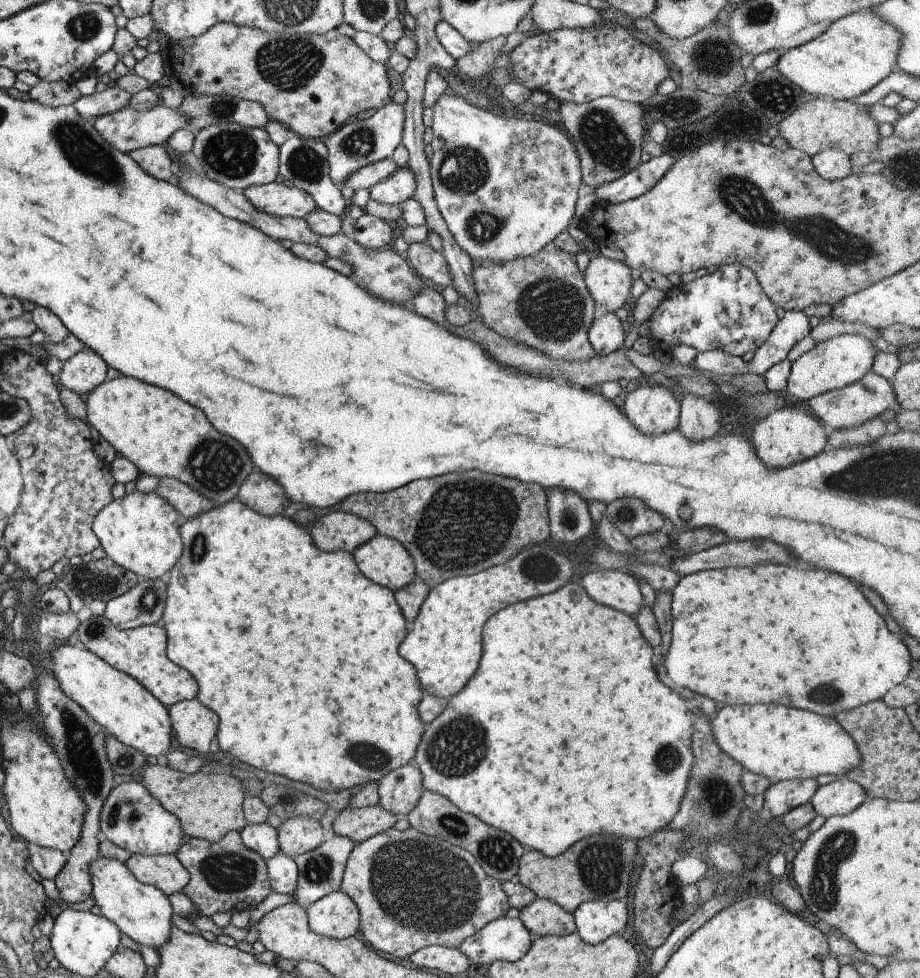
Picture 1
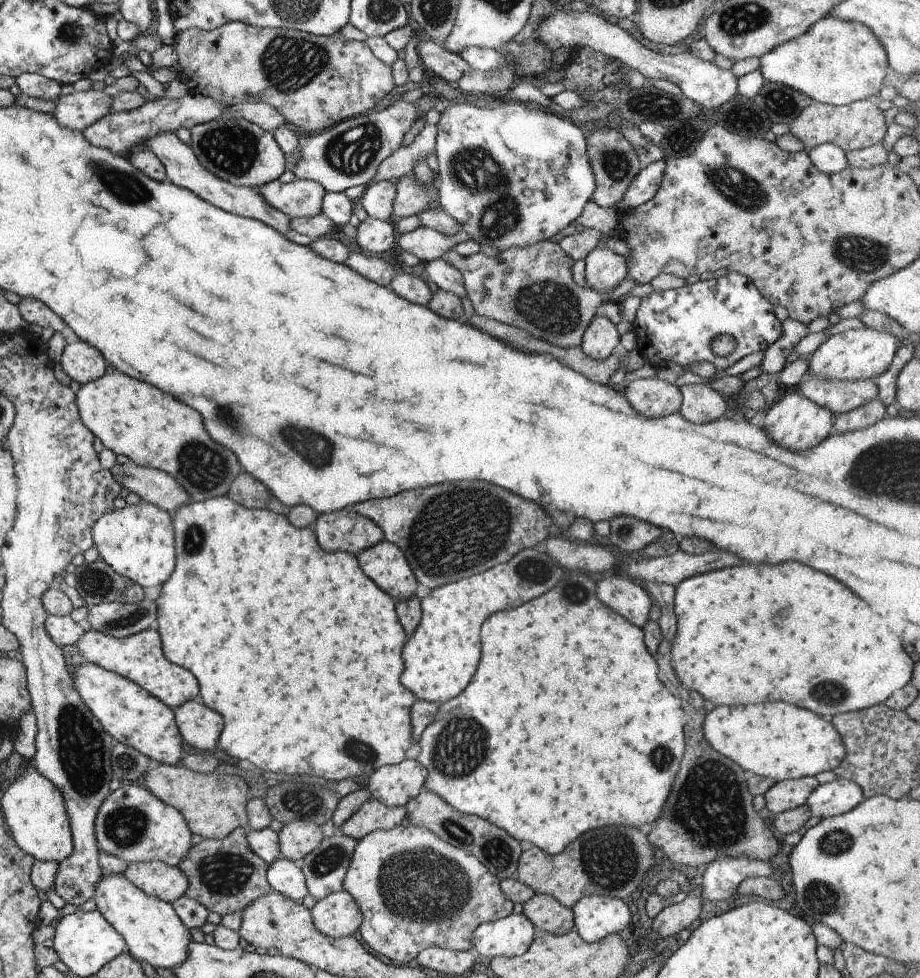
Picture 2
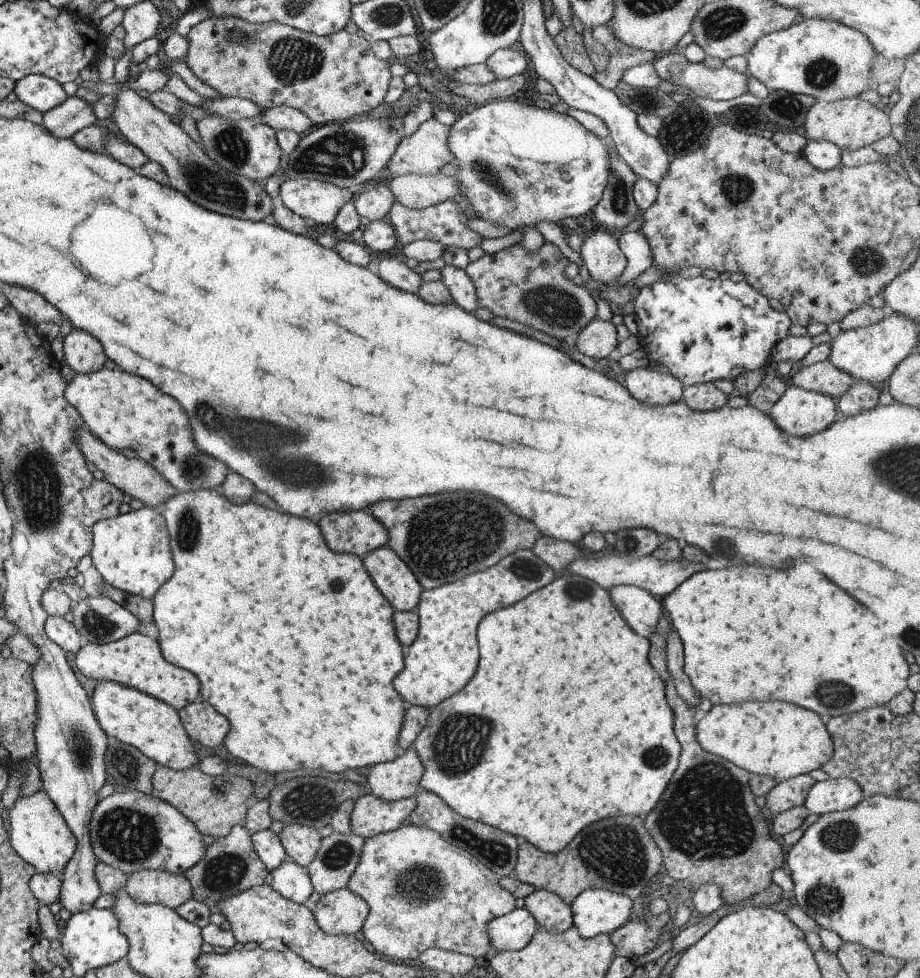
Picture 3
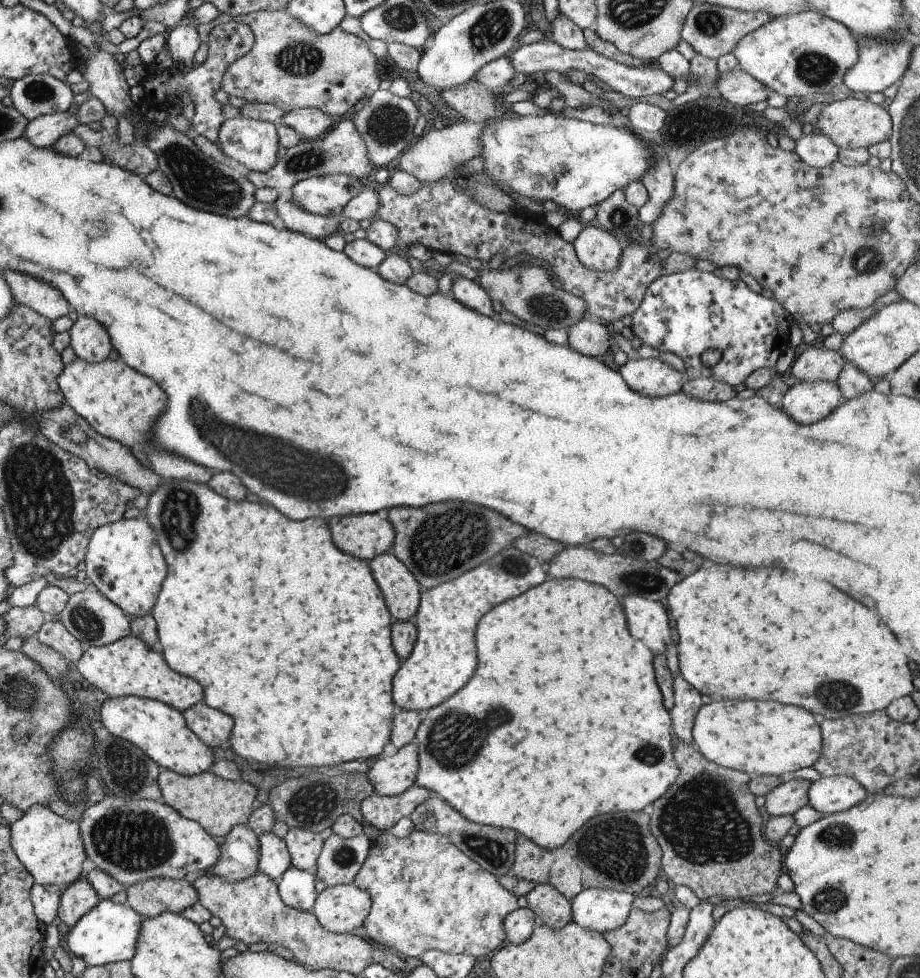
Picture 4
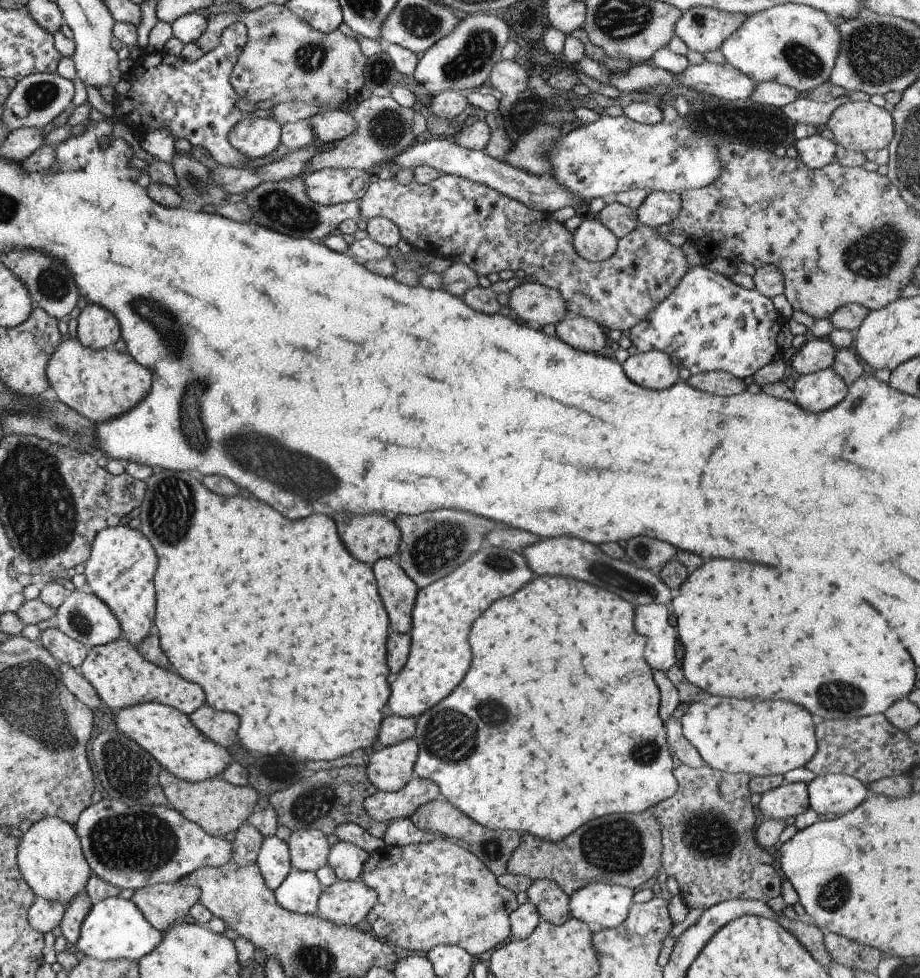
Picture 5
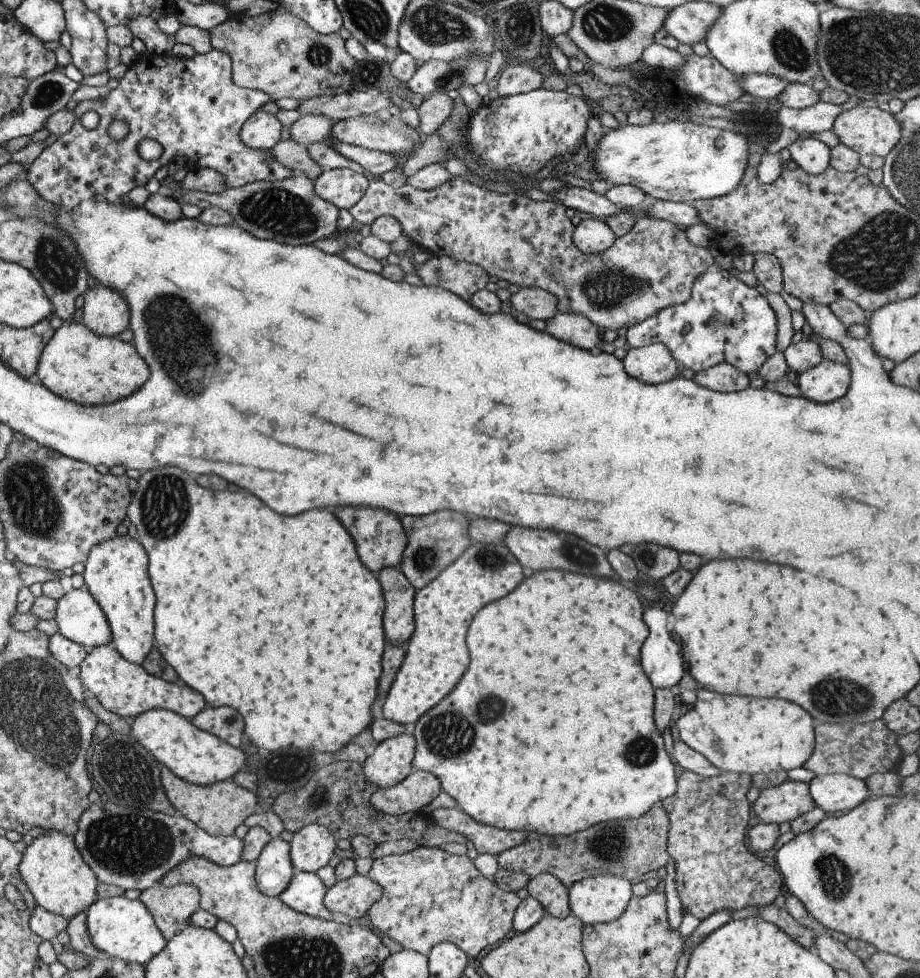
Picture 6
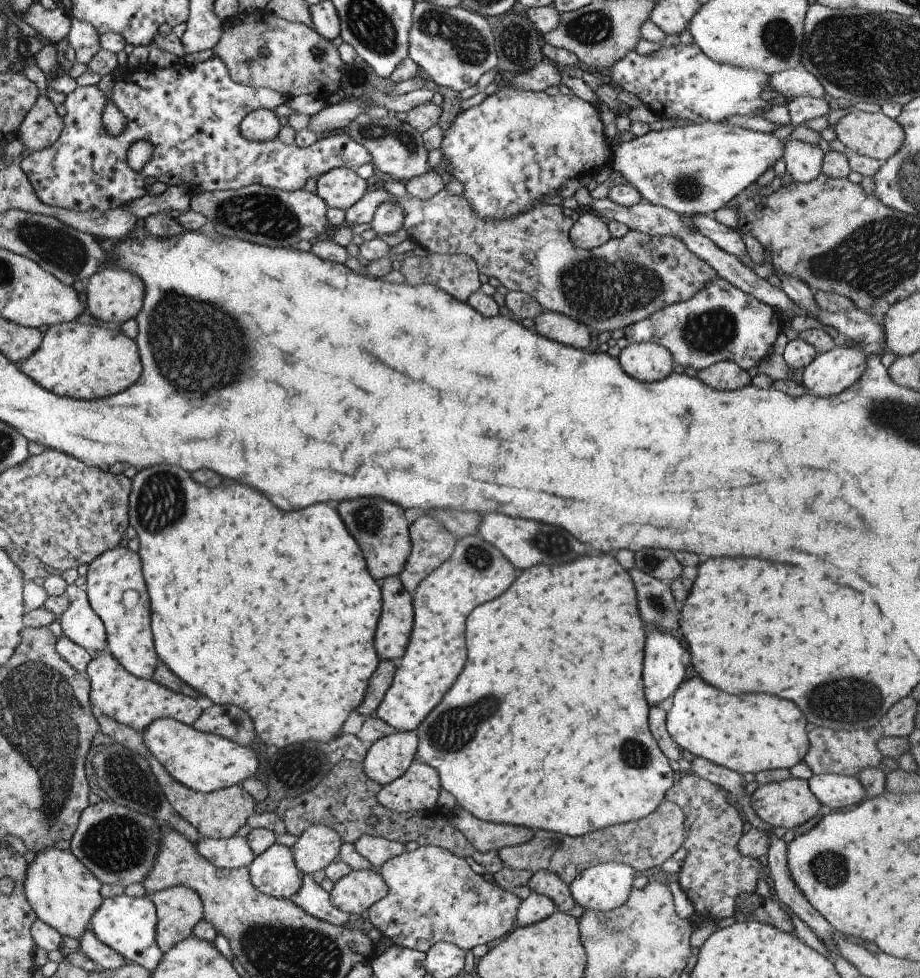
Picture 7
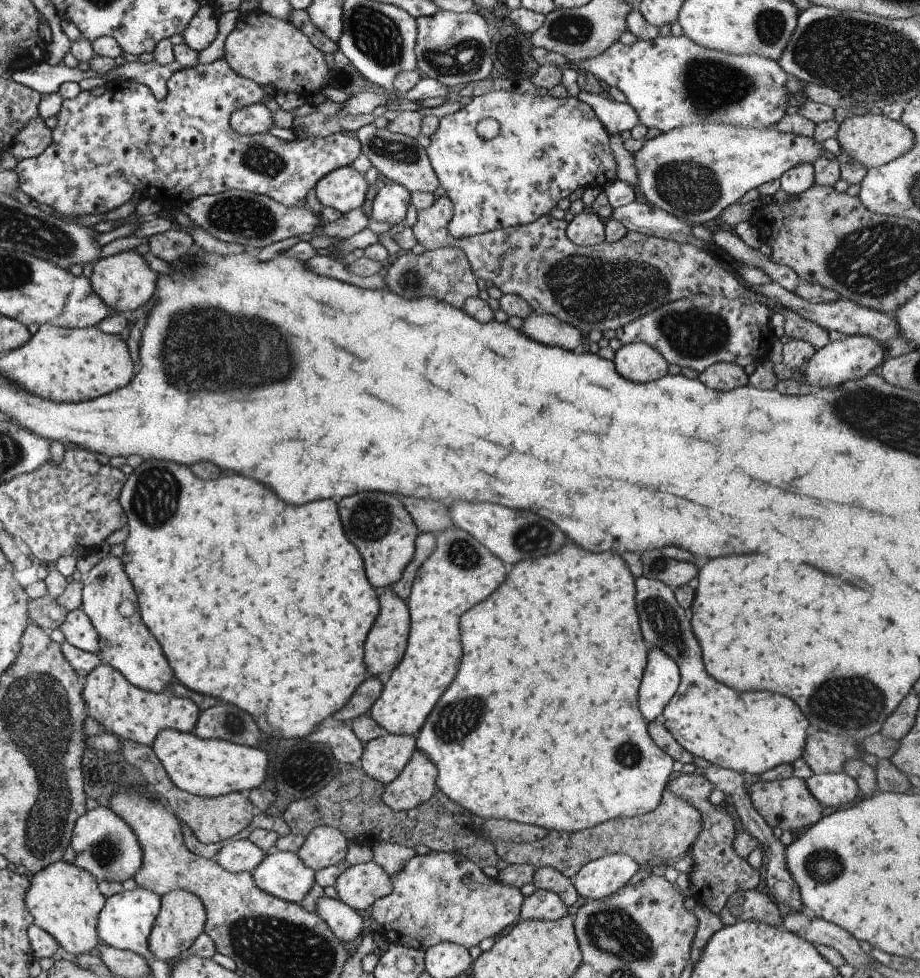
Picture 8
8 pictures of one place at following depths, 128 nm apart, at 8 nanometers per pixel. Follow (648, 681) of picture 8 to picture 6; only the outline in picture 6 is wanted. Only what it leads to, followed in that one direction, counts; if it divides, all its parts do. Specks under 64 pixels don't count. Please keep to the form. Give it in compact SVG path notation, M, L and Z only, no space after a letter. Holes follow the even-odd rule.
M644 604L642 620L648 630L648 635L641 645L641 668L655 689L675 690L676 682L686 671L685 661L682 658L680 643L670 631L670 615L667 608Z

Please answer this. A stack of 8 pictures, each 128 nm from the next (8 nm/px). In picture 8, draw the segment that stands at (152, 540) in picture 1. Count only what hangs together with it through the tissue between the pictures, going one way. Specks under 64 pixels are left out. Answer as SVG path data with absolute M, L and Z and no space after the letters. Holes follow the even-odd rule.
M112 555L100 556L98 562L82 576L82 595L79 608L87 615L93 628L98 634L98 650L103 656L101 663L112 666L113 669L120 672L127 682L140 689L160 693L167 691L170 686L171 668L163 660L163 654L155 642L155 638L149 634L149 630L143 624L140 612L136 602L135 590L131 586L131 581L125 574L122 560Z

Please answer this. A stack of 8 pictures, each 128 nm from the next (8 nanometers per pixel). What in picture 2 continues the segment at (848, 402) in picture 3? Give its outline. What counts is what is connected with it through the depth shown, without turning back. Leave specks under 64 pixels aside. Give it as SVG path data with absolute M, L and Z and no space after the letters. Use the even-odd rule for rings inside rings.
M875 398L852 411L833 416L832 434L858 431L887 416L885 407Z

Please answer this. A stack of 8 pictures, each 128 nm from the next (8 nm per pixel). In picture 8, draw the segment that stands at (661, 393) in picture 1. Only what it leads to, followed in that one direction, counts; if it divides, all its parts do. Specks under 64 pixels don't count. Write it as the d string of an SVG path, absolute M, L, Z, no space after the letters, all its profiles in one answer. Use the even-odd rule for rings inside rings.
M644 342L622 345L614 354L617 374L631 382L651 382L667 374L667 361Z

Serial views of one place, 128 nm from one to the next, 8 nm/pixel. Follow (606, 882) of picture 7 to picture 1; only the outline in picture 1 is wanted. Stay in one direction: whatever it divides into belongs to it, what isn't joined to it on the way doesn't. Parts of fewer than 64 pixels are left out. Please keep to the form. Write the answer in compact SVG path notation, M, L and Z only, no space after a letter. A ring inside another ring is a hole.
M622 899L582 902L572 912L576 933L590 945L596 945L621 932L627 924L627 908Z

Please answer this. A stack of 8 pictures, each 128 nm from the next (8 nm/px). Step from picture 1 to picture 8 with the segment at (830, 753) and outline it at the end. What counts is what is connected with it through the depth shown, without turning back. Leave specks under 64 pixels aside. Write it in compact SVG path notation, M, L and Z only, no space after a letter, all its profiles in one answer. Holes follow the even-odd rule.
M639 576L635 578L635 608L639 614L639 626L645 645L658 646L664 653L673 658L677 663L680 681L675 694L663 707L660 719L667 732L675 739L675 742L684 748L692 756L704 758L712 765L734 770L743 776L747 774L761 774L780 764L791 765L794 760L802 756L802 750L806 741L808 720L797 708L795 702L791 702L785 696L771 694L771 692L733 692L727 686L715 682L709 678L701 664L701 652L693 633L689 630L689 614L683 610L676 601L673 589L666 584Z

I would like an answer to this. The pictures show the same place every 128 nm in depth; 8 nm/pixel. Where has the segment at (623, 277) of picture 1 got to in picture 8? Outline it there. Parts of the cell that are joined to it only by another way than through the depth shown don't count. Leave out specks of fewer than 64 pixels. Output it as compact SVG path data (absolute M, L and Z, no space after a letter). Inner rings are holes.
M584 209L568 222L565 234L574 245L590 247L604 241L604 223L592 210Z

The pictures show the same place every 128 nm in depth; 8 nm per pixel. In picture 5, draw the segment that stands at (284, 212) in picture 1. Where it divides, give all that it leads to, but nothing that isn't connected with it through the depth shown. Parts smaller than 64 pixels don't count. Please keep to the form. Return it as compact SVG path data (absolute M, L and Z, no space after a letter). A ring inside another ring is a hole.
M323 167L302 182L308 199L323 206L359 200L370 185L371 172Z

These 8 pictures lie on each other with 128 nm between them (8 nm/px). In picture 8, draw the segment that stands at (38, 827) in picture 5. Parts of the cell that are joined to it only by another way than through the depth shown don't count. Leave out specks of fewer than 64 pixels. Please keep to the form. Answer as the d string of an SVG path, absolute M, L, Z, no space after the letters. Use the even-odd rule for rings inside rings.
M61 859L44 866L32 879L24 894L24 901L32 923L49 933L67 952L71 954L83 953L88 955L89 950L97 944L96 918L103 908L106 898L99 892L98 882L86 870L80 869L75 863L65 862Z

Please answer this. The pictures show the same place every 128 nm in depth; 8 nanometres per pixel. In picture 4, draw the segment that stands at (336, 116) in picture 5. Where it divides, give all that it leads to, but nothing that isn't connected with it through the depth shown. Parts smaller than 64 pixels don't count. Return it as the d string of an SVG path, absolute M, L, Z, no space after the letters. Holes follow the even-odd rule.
M293 109L282 114L280 124L292 128L302 140L311 140L320 137L336 122L317 109Z

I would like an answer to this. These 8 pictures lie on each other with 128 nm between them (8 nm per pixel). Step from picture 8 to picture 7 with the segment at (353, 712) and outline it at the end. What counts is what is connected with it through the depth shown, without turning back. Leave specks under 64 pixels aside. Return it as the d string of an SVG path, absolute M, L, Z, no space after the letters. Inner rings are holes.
M387 659L378 662L377 668L369 677L363 700L355 711L364 716L374 716L374 710L379 706L383 695L391 684L395 669L396 662Z

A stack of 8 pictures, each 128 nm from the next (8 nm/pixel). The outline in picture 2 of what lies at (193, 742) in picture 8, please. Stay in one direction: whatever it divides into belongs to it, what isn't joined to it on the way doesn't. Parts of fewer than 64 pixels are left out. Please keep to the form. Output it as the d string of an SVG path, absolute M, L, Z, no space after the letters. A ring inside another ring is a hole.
M82 660L73 665L75 666L70 674L73 688L113 742L134 748L149 757L152 763L178 764L183 754L182 738L170 707L165 706L132 680L105 670L95 663Z

